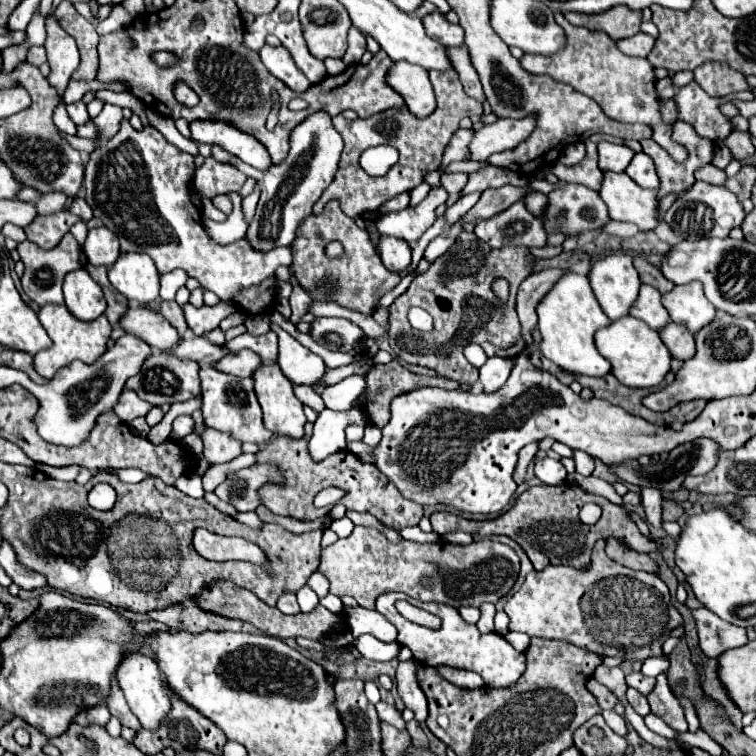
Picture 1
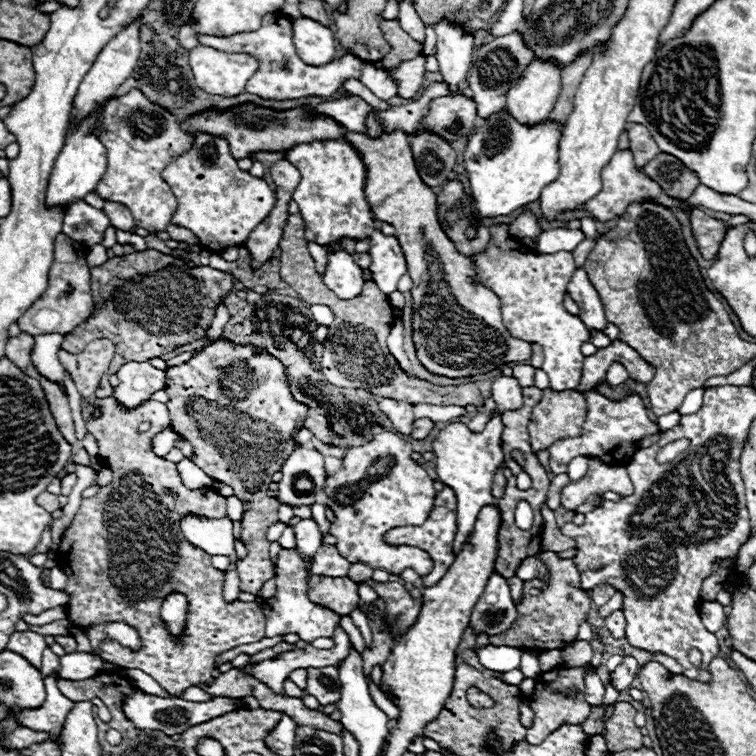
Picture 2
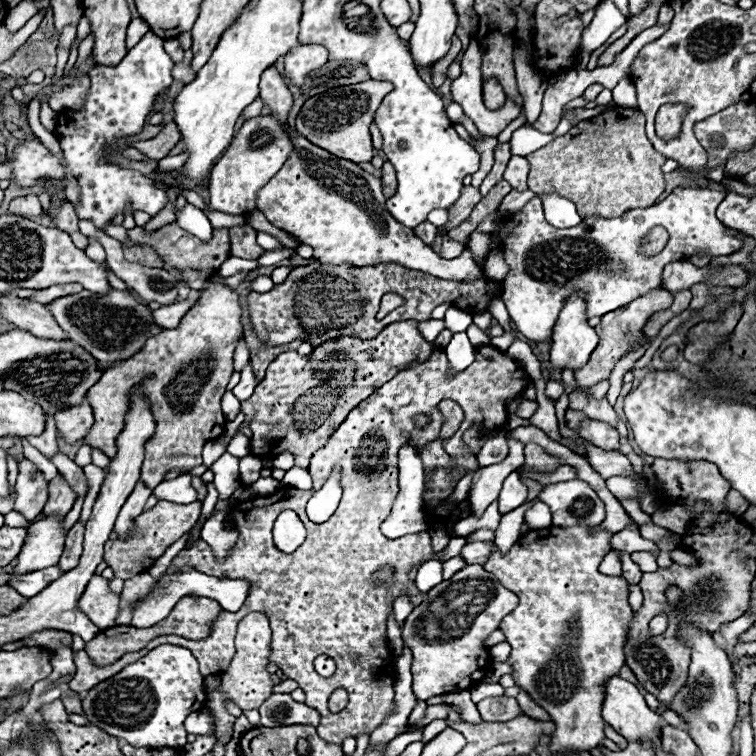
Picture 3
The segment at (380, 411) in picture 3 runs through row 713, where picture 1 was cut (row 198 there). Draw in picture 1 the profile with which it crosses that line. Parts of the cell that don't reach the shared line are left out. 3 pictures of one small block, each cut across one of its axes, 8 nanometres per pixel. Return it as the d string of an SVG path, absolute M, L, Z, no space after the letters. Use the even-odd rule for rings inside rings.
M450 70L446 74L440 74L440 82L446 84L446 92L444 92L444 100L442 100L442 122L438 118L436 120L432 120L432 118L418 120L410 114L408 108L390 108L390 110L374 114L370 118L356 118L356 120L346 120L344 116L332 118L334 128L340 132L340 136L344 138L346 144L344 144L344 150L340 156L340 164L338 164L334 182L322 192L322 196L316 200L316 204L312 208L316 216L322 212L326 202L332 198L340 200L342 210L350 218L356 218L364 212L378 212L386 200L416 188L422 182L424 172L438 170L442 150L450 142L452 134L458 130L458 122L464 116L474 116L474 114L480 116L482 114L482 104L474 102L470 96L466 96L456 72ZM380 144L394 146L400 152L400 158L384 176L374 178L362 170L358 158L360 158L362 150L366 150L370 146L380 146Z

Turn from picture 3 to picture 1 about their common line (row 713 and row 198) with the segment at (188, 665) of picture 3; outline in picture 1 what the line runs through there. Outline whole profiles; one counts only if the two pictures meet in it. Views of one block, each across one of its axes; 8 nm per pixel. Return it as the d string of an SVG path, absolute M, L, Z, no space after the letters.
M122 118L118 152L100 152L100 160L92 160L92 164L94 166L86 164L84 200L92 206L94 218L102 220L102 224L118 236L122 254L148 254L160 274L182 268L220 300L234 302L242 290L274 278L279 266L291 265L290 246L254 252L246 240L220 246L206 236L202 214L192 202L190 192L196 170L194 156L170 144L156 128L144 126L144 130L134 130L132 124Z

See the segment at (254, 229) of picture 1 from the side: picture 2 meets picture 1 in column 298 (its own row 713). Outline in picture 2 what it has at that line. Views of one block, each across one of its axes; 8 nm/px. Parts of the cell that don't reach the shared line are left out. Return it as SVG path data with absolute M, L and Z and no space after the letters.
M140 690L134 692L132 696L124 698L124 702L122 702L122 710L124 710L126 718L130 722L134 722L136 728L158 730L158 732L164 732L168 736L182 734L190 726L208 722L210 718L218 718L218 714L228 714L230 710L238 710L238 706L242 706L242 702L236 700L236 698L218 696L218 698L208 700L208 702L188 702L188 700L182 700L182 698L160 698L160 696L148 694L148 692L140 692Z

